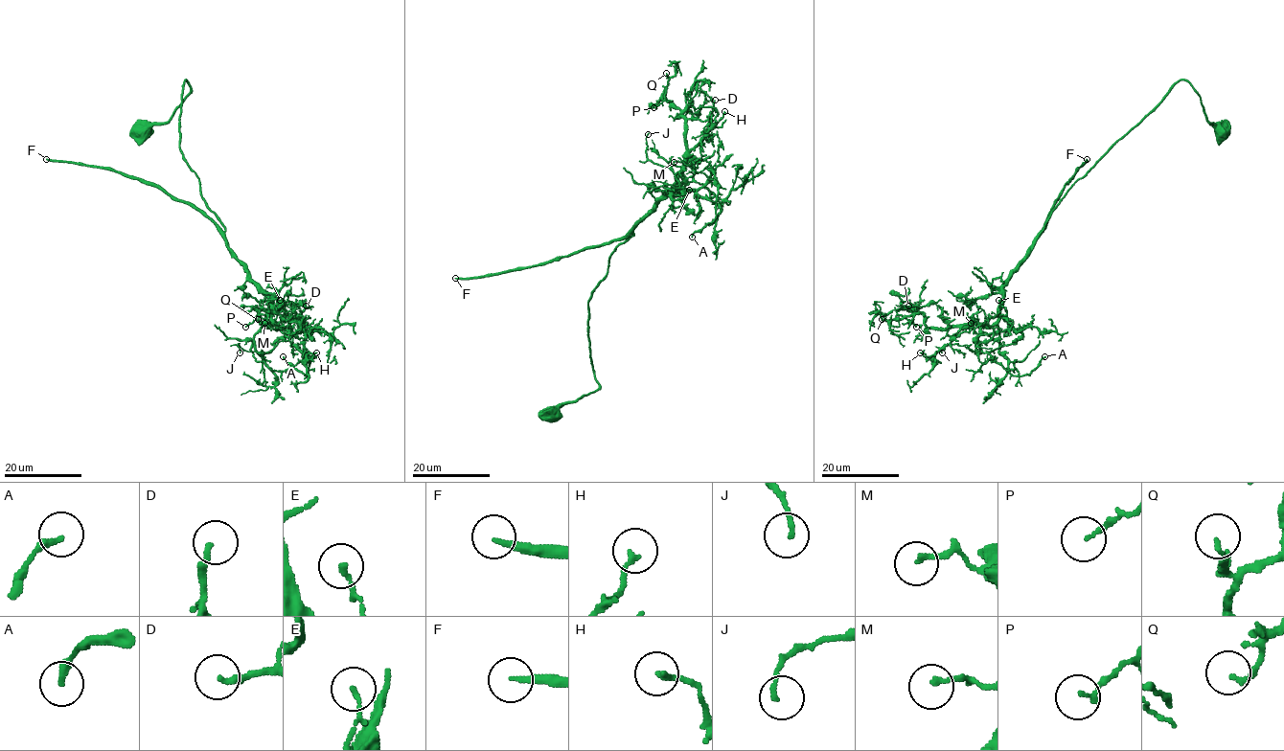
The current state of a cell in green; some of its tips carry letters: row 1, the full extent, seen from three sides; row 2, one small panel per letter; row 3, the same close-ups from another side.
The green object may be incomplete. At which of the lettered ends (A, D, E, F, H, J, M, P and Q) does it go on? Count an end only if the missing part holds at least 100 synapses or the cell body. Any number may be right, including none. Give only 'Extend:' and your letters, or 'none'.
Extend: F

